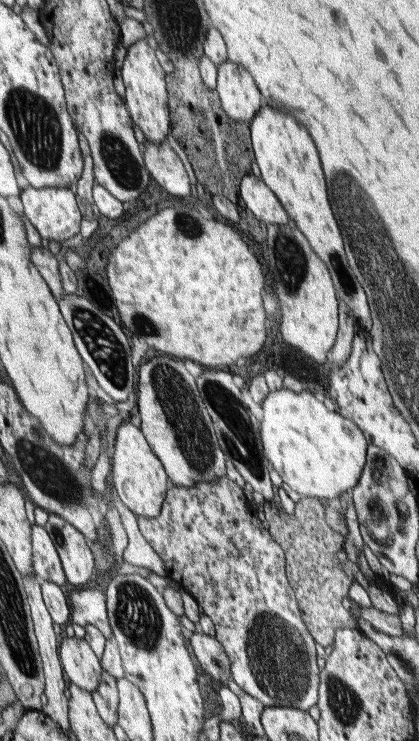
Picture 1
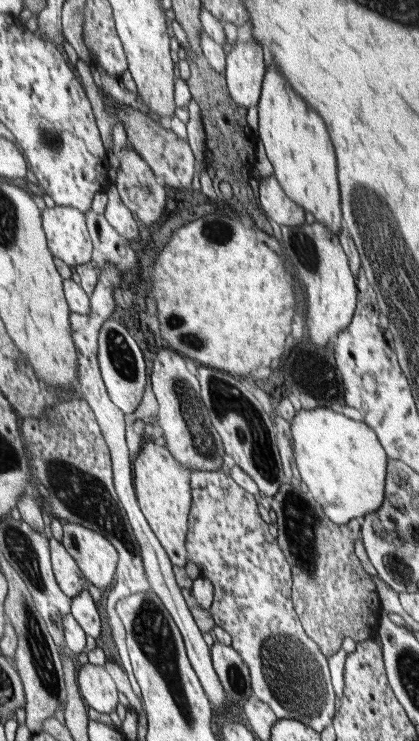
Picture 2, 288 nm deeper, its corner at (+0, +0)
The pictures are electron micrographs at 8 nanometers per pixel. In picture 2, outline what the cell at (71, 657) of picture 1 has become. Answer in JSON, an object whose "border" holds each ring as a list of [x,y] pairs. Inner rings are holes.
{"border":[[[77,664],[77,690],[85,706],[97,712],[113,712],[117,704],[117,690],[109,672],[101,664]]]}

